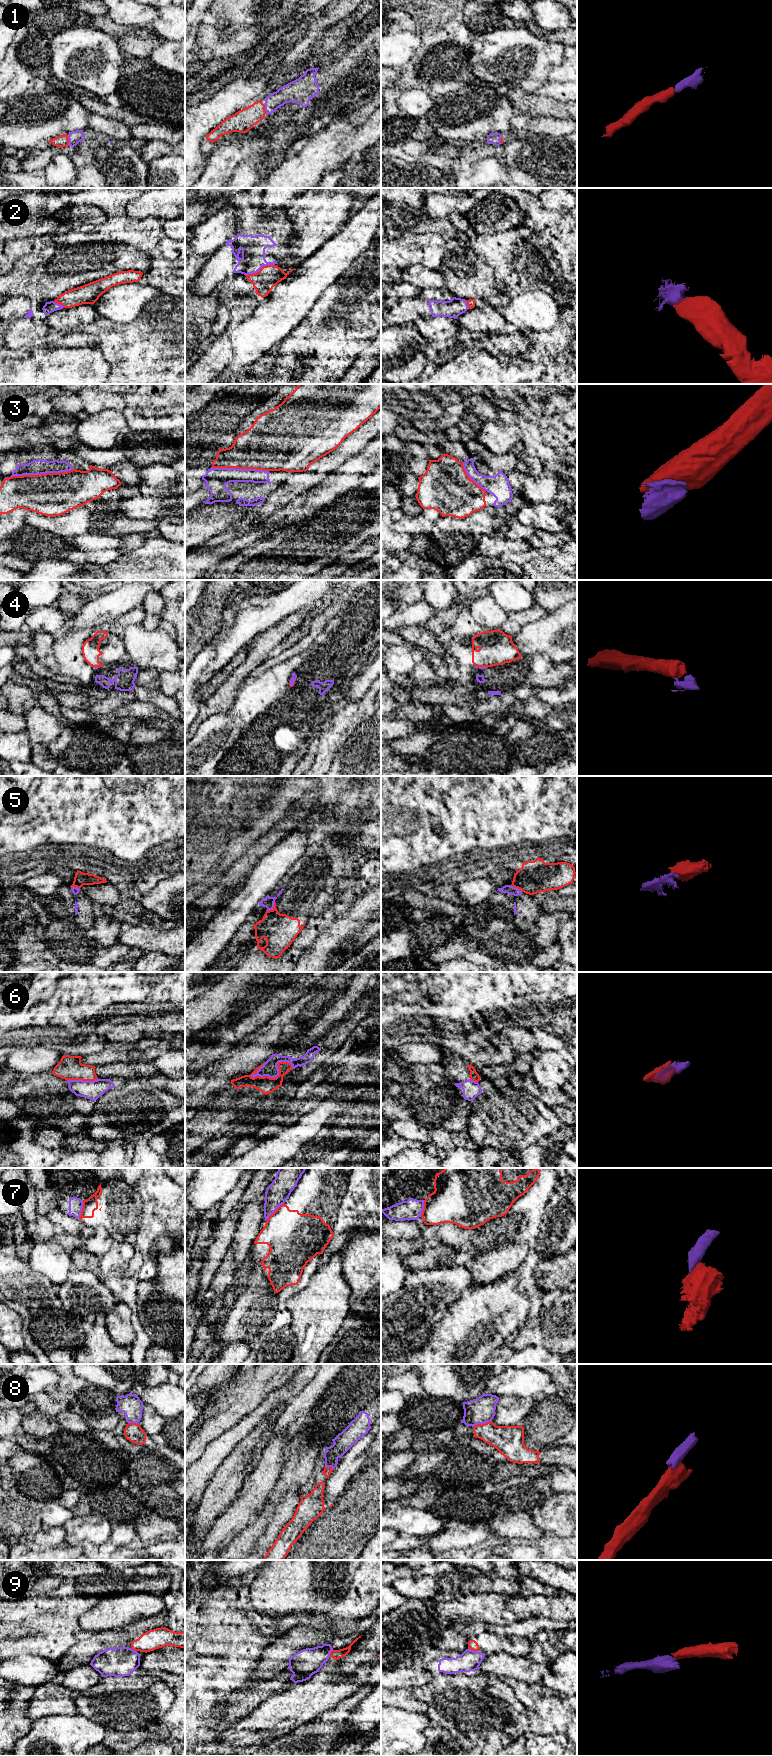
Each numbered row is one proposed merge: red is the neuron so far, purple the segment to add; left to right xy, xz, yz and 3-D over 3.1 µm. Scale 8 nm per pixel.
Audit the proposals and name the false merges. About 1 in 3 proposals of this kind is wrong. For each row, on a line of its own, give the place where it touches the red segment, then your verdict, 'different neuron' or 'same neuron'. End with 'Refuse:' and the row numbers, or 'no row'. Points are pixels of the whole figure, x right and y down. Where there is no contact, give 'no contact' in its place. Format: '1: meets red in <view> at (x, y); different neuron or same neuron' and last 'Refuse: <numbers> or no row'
1: meets red in xy at (68, 140); same neuron
2: meets red in xz at (260, 269); same neuron
3: meets red in xy at (38, 475); same neuron
4: meets red in xz at (294, 683); different neuron
5: meets red in xz at (274, 907); different neuron
6: meets red in xz at (278, 1075); different neuron
7: meets red in xz at (275, 1211); different neuron
8: meets red in yz at (481, 1424); different neuron
9: meets red in yz at (472, 1649); different neuron
Refuse: 4, 5, 6, 7, 8, 9

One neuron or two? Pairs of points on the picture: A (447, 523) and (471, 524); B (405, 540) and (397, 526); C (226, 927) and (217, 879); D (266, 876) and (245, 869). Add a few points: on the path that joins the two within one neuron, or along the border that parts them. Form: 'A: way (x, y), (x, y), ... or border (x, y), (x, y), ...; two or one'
A: way (453, 524), (465, 524); one
B: border (391, 528), (397, 532), (410, 533), (413, 536); two
C: border (238, 890), (217, 911), (207, 925); two
D: border (254, 867), (237, 890); two

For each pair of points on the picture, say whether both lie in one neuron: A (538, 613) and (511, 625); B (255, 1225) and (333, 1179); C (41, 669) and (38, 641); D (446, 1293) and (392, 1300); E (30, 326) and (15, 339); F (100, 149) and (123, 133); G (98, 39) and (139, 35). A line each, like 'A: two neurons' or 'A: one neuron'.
A: one neuron
B: two neurons
C: two neurons
D: one neuron
E: one neuron
F: two neurons
G: two neurons

